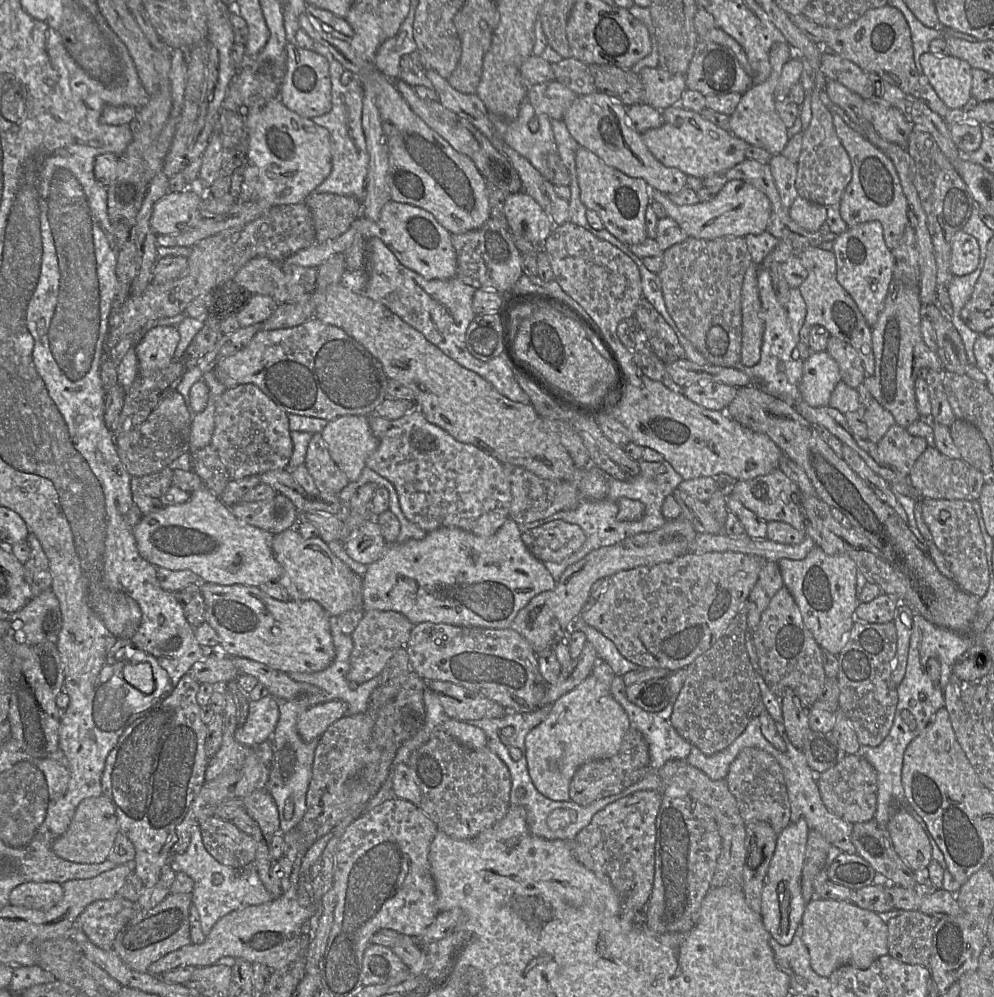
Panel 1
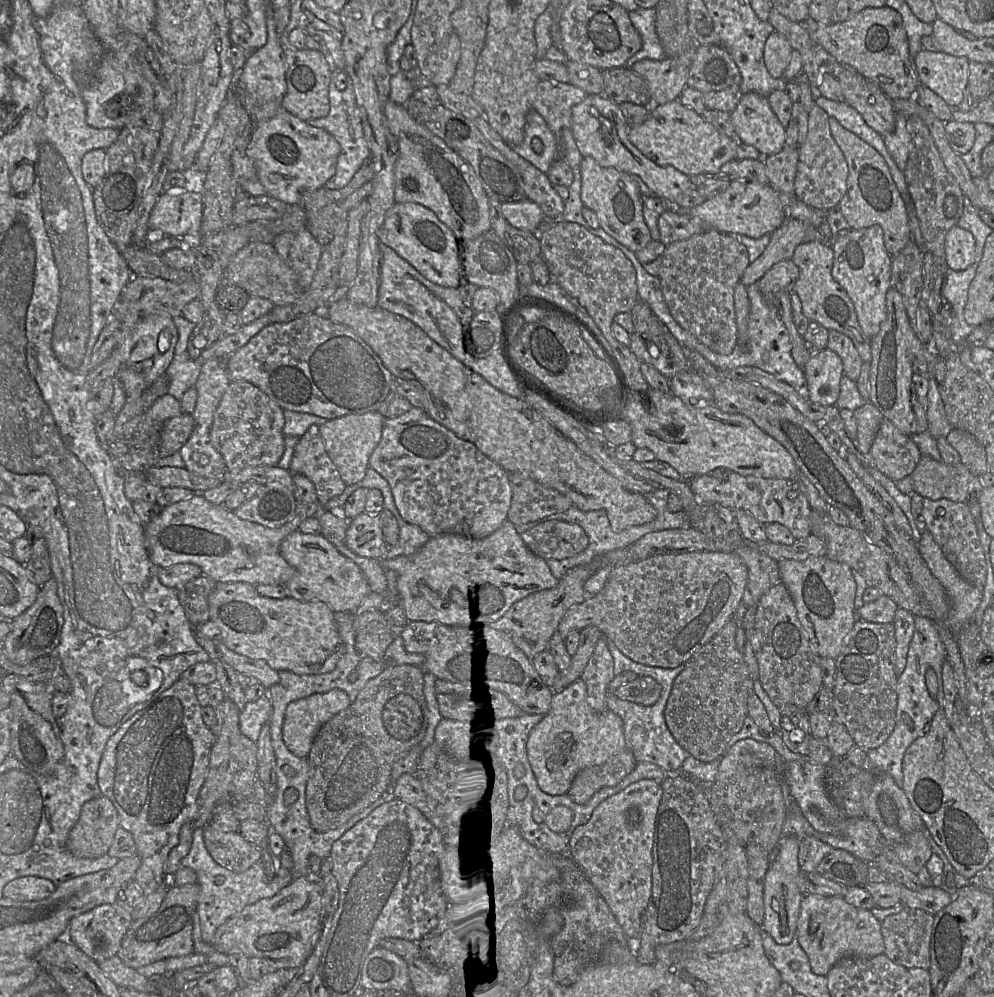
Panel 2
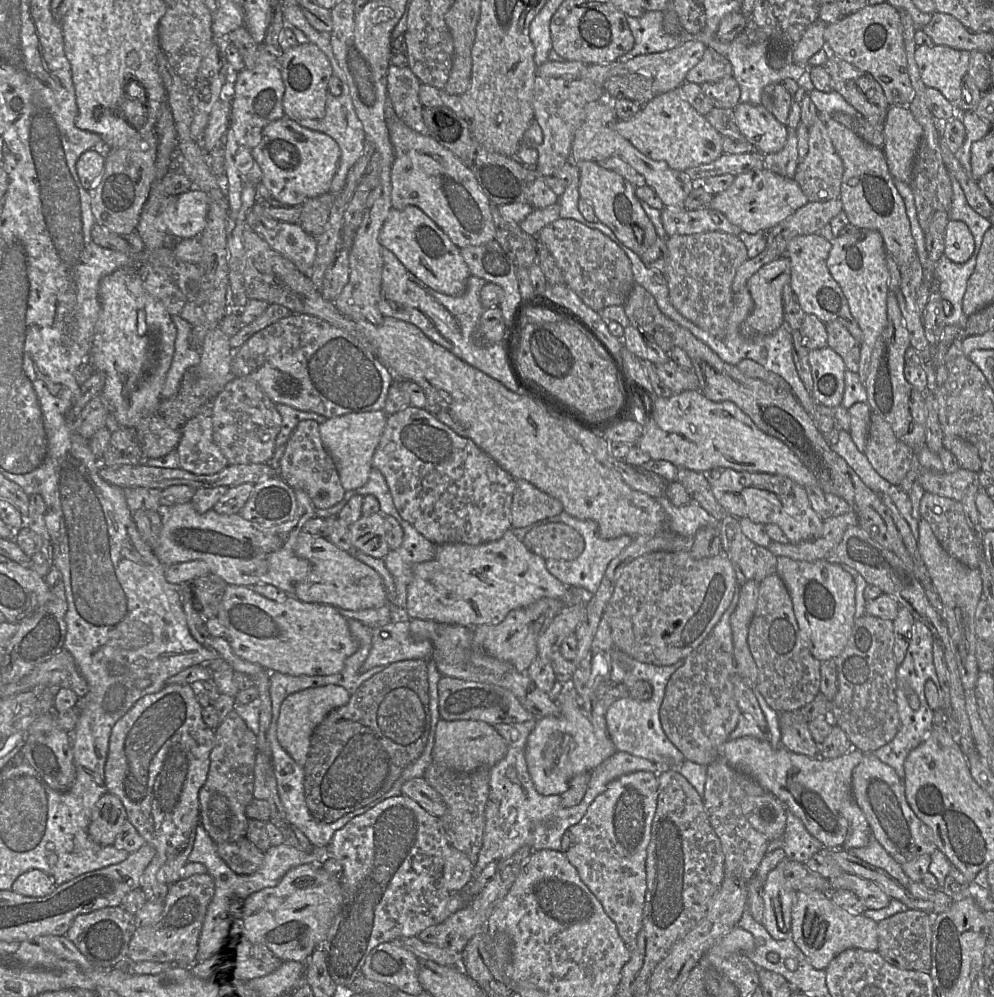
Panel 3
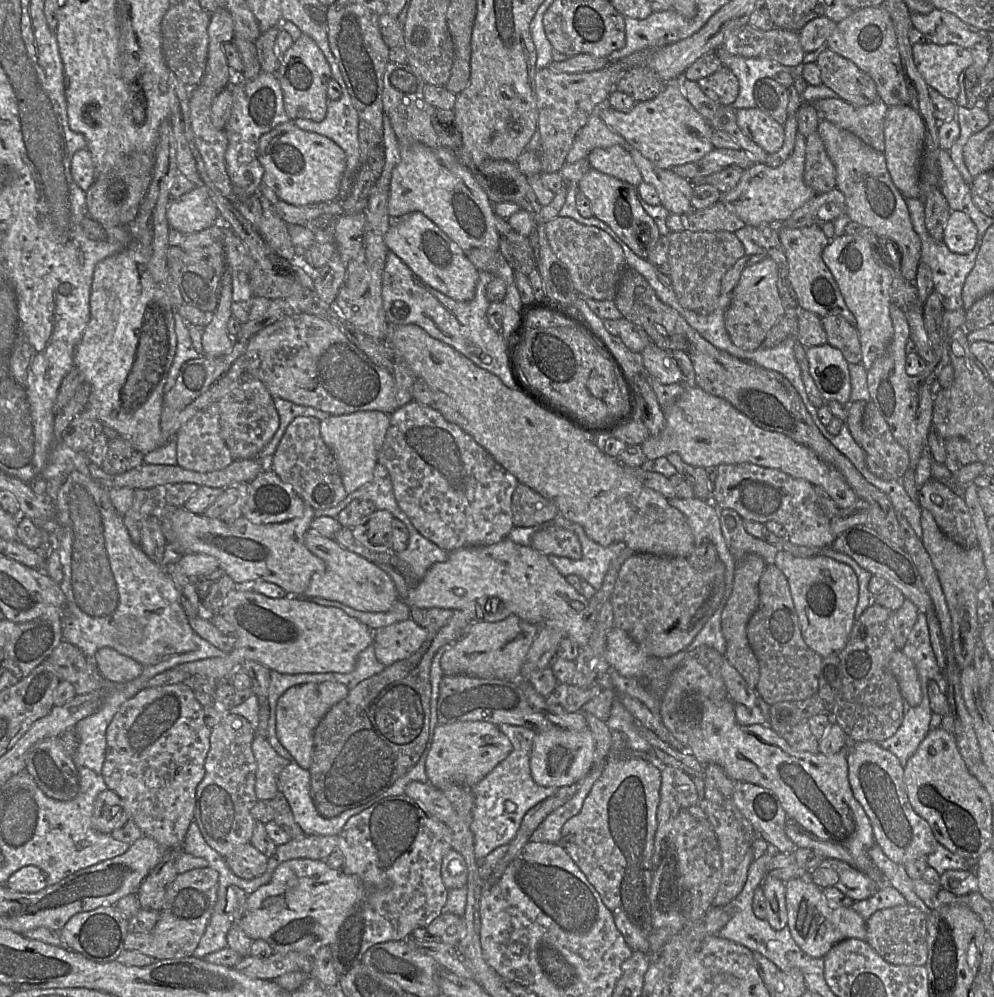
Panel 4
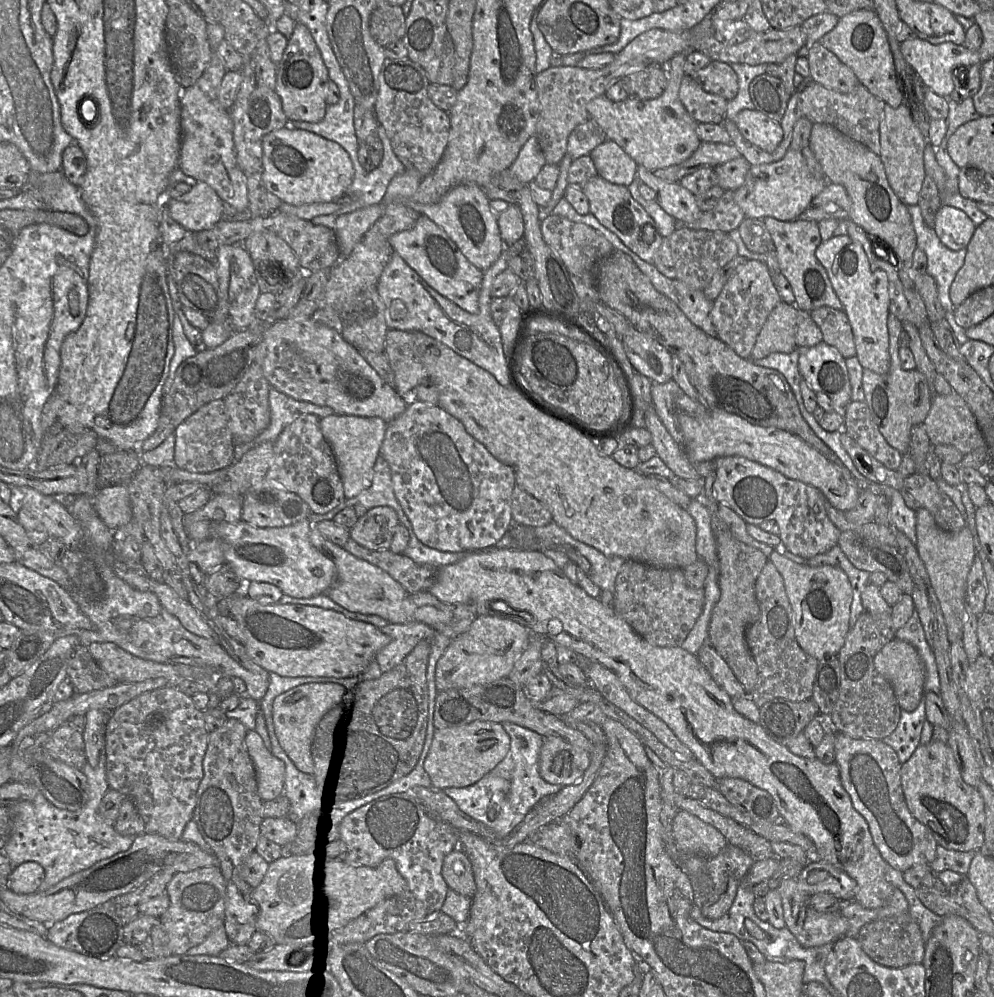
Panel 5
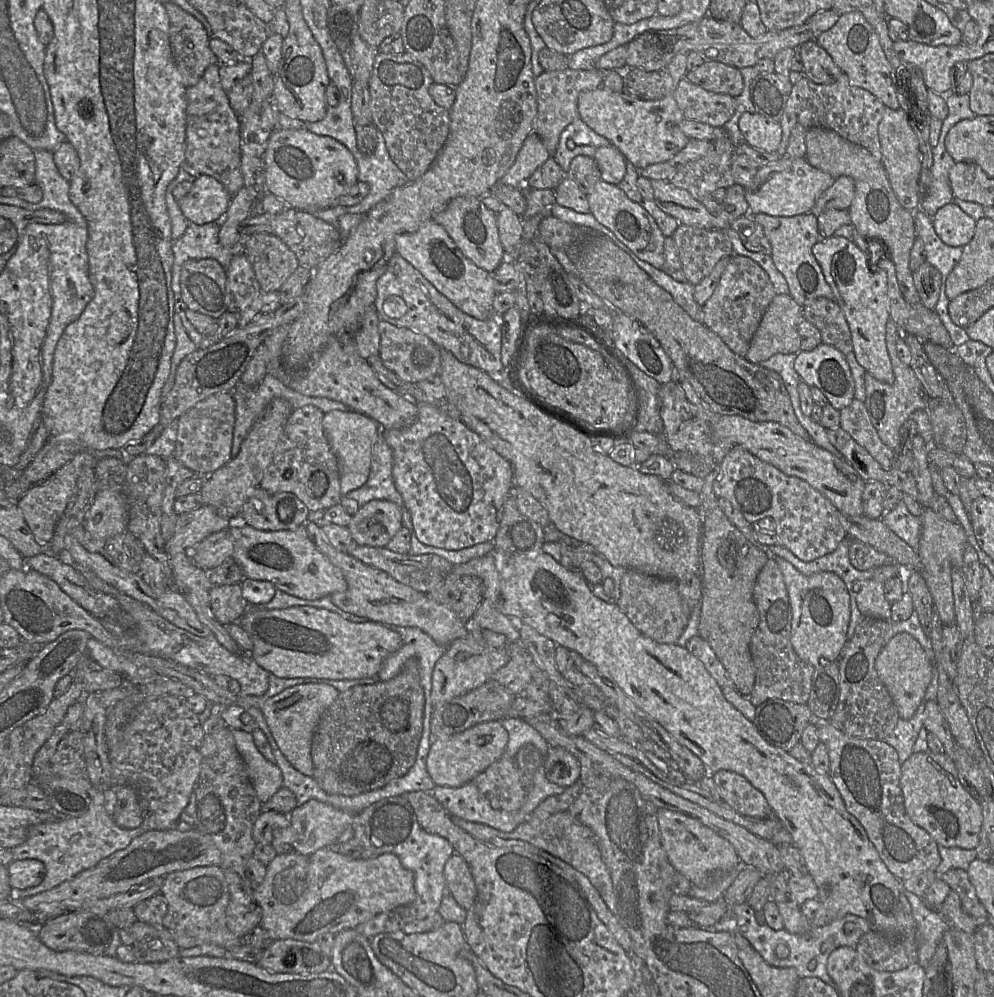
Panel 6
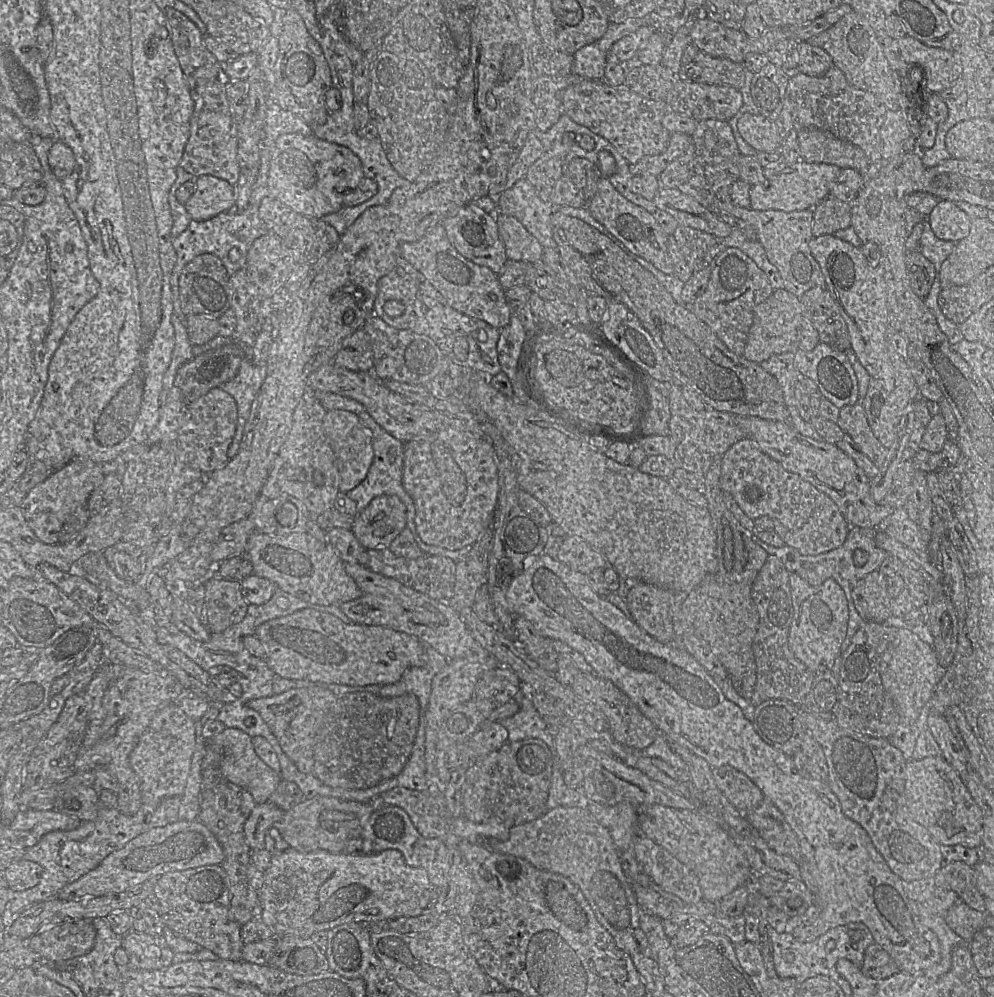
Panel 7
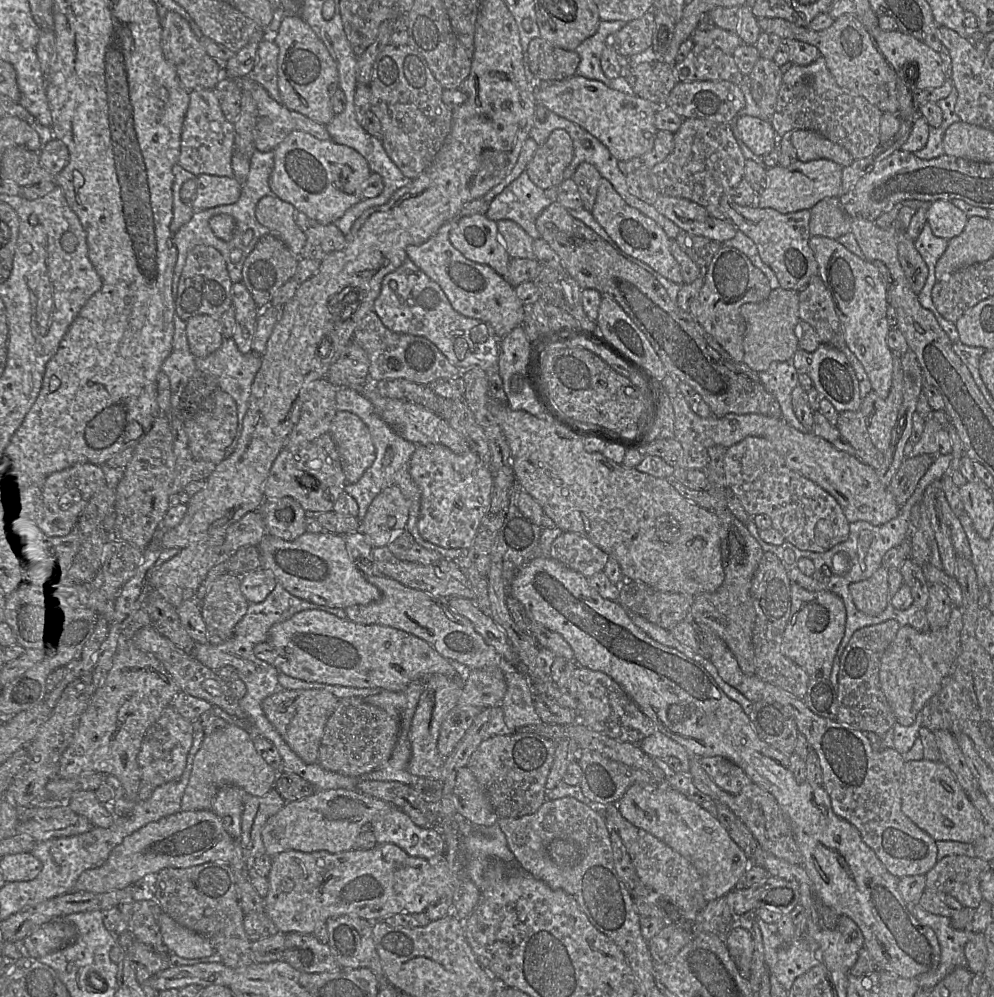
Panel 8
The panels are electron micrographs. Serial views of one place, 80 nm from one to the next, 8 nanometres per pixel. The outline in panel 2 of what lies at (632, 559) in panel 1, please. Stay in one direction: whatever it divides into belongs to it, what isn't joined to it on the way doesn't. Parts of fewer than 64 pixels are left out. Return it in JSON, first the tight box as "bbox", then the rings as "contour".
{"bbox":[494,548,628,660],"contour":[[[628,548],[612,550],[594,557],[589,563],[569,569],[555,588],[532,594],[516,603],[494,628],[504,637],[509,637],[530,660],[533,660],[539,653],[548,650],[549,643],[566,611],[586,599],[585,582],[600,569],[613,570],[615,567],[625,565],[627,552]]]}

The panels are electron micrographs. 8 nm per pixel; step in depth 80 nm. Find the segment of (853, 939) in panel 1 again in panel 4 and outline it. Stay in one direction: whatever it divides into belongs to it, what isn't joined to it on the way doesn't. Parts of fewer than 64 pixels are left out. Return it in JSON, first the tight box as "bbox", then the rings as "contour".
{"bbox":[785,877,866,958],"contour":[[[808,877],[793,878],[785,883],[788,928],[797,945],[813,958],[824,958],[837,943],[849,939],[866,938],[866,920],[852,908],[831,907],[823,889]]]}

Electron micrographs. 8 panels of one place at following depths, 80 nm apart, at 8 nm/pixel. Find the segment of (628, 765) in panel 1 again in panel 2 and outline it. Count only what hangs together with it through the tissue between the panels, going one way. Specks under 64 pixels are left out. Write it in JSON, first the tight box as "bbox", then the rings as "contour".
{"bbox":[567,748,638,804],"contour":[[[627,748],[600,766],[580,771],[567,792],[576,804],[585,804],[602,788],[613,787],[630,774],[638,761]]]}

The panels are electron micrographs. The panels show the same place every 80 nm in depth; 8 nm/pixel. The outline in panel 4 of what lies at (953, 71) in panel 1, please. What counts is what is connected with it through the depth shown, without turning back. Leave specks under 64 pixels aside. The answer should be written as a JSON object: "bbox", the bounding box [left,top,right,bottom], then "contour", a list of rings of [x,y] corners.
{"bbox":[912,44,973,101],"contour":[[[956,44],[912,45],[914,63],[926,84],[942,96],[955,101],[959,95],[959,76],[973,64],[969,49]]]}

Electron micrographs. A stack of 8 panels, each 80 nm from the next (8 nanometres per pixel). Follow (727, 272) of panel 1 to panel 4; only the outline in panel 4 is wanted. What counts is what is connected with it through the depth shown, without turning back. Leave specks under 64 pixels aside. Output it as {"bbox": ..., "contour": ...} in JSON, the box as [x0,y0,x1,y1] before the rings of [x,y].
{"bbox":[669,231,745,315],"contour":[[[728,231],[671,232],[669,240],[669,278],[680,305],[700,315],[712,313],[721,293],[721,280],[735,262],[745,255],[743,244]]]}

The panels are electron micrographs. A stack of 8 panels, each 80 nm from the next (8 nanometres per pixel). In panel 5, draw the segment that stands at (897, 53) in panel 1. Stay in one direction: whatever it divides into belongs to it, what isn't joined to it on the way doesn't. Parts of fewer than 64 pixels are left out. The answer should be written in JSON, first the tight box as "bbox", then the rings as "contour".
{"bbox":[819,10,905,108],"contour":[[[856,10],[841,17],[834,29],[825,34],[819,43],[848,66],[860,84],[878,99],[892,108],[898,108],[905,102],[886,32],[874,10]]]}

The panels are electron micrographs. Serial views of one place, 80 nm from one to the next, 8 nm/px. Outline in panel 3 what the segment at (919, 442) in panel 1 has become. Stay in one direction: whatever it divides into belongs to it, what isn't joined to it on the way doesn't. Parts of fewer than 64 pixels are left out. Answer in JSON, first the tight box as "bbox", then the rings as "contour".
{"bbox":[864,414,914,486],"contour":[[[872,414],[864,454],[881,477],[899,486],[911,467],[914,451],[896,437],[887,422]]]}

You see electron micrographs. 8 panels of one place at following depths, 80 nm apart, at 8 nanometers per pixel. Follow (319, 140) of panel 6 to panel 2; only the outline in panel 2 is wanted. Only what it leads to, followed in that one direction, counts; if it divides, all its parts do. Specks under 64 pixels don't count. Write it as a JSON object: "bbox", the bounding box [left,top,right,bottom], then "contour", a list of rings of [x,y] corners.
{"bbox":[246,109,340,205],"contour":[[[283,109],[255,128],[246,149],[267,195],[286,205],[301,205],[303,194],[324,188],[335,173],[339,153],[340,146],[331,134]]]}

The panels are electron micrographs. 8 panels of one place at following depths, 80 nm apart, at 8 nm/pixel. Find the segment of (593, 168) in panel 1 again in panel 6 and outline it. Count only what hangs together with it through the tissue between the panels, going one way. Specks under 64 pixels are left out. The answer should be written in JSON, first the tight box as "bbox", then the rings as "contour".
{"bbox":[587,180,665,269],"contour":[[[604,180],[598,181],[587,197],[590,212],[600,224],[607,227],[638,258],[662,269],[665,262],[665,236],[654,218],[643,207],[629,199],[619,186]]]}

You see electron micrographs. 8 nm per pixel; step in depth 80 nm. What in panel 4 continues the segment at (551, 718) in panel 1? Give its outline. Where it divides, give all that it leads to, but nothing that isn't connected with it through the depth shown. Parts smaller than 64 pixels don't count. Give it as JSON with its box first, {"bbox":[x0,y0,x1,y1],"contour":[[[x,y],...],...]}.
{"bbox":[530,727,595,788],"contour":[[[553,727],[536,734],[530,753],[530,769],[535,783],[561,788],[579,783],[593,768],[595,741],[589,728],[581,731]]]}

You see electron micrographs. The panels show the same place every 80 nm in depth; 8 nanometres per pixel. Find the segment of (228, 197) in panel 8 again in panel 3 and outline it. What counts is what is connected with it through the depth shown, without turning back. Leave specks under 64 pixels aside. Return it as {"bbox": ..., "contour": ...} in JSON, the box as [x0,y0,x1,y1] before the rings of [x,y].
{"bbox":[161,188,210,238],"contour":[[[198,188],[168,197],[161,212],[166,231],[176,238],[198,237],[205,229],[210,202],[210,197]]]}

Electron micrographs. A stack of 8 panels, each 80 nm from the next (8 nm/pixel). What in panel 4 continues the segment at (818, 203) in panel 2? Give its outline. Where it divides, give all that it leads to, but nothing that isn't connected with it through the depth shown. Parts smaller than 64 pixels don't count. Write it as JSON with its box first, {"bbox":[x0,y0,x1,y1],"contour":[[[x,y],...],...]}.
{"bbox":[803,131,836,194],"contour":[[[816,131],[806,137],[803,178],[805,184],[816,194],[823,194],[836,188],[835,166]]]}

